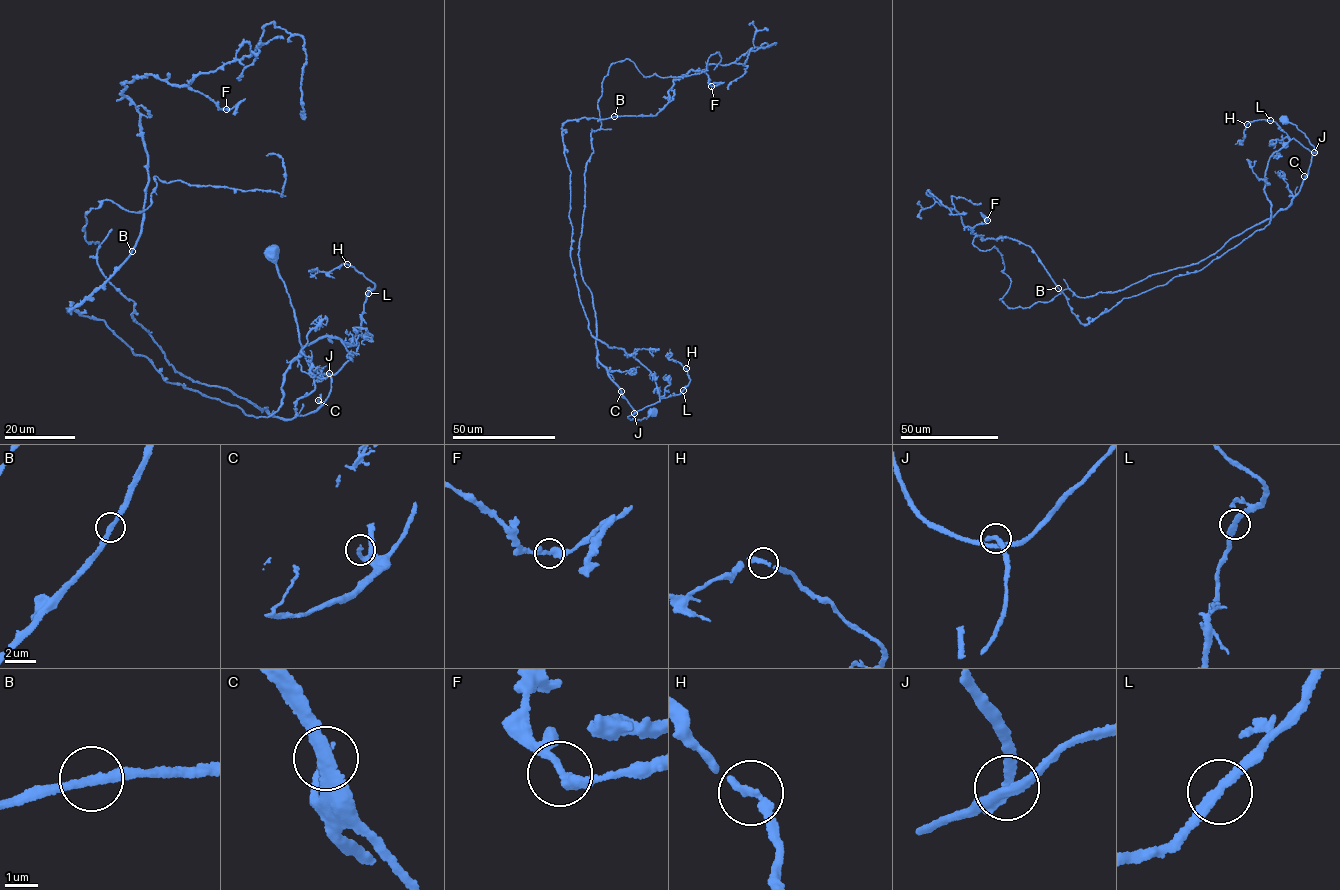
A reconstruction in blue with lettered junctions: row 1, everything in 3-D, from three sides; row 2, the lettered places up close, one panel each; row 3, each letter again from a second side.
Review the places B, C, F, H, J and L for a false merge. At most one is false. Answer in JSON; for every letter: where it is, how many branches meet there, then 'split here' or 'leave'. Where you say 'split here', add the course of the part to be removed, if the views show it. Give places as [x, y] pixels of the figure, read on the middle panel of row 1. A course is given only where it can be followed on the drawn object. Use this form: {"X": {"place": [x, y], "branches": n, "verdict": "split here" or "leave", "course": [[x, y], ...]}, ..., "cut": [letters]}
{"B": {"place": [614, 116], "branches": 2, "verdict": "leave"}, "C": {"place": [621, 391], "branches": 1, "verdict": "leave"}, "F": {"place": [711, 86], "branches": 2, "verdict": "leave"}, "H": {"place": [686, 368], "branches": 2, "verdict": "leave"}, "J": {"place": [634, 413], "branches": 2, "verdict": "split here", "course": [[634, 413], [598, 360], [578, 255], [598, 100], [627, 59], [644, 77], [683, 76], [718, 52], [714, 70]]}, "L": {"place": [683, 390], "branches": 2, "verdict": "leave"}, "cut": ["J"]}

